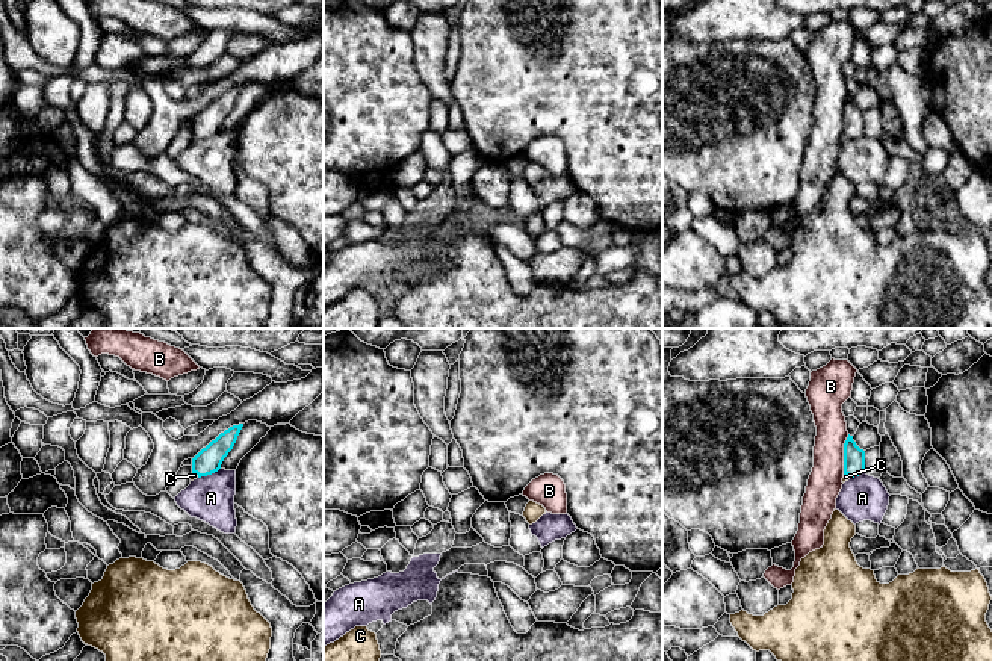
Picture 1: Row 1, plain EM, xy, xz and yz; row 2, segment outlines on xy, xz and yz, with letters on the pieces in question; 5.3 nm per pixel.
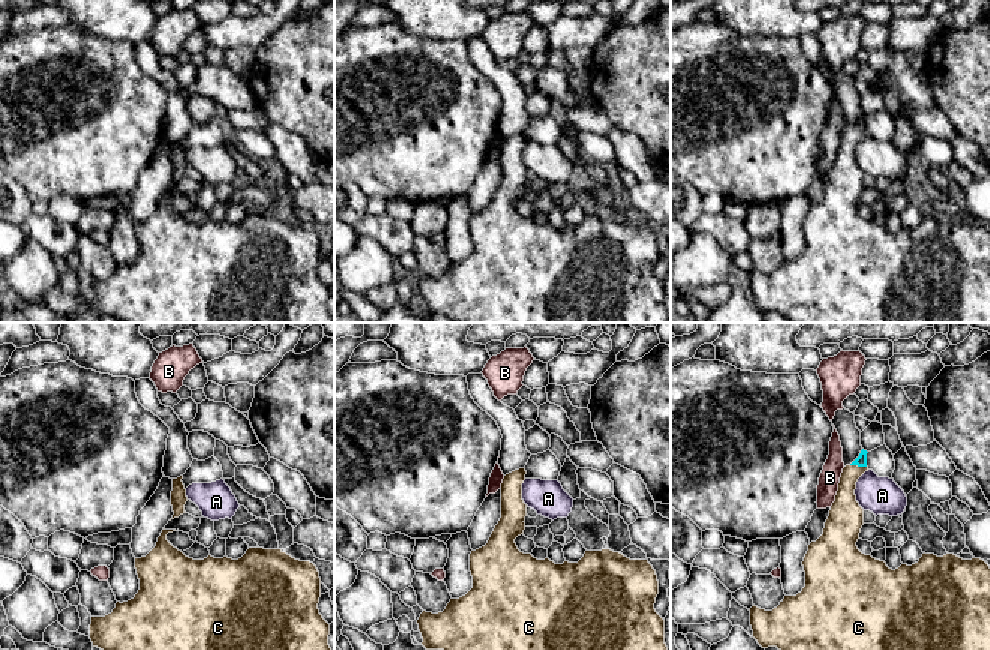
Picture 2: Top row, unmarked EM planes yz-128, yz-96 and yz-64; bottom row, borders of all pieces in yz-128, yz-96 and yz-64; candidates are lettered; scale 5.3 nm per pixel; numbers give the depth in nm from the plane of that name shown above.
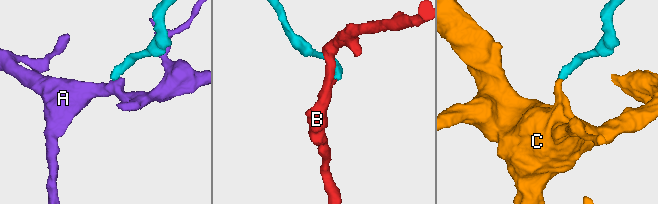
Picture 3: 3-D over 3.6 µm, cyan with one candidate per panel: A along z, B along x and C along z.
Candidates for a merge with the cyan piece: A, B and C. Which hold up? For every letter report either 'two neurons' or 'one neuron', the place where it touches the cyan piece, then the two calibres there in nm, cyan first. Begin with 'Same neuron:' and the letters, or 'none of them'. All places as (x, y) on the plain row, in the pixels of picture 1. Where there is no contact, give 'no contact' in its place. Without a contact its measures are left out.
Same neuron: C
A: two neurons | xy (209, 135) | 140/240 nm
B: two neurons | yz (844, 115) | 110/180 nm
C: one neuron | xy (195, 133) | 140/30 nm

